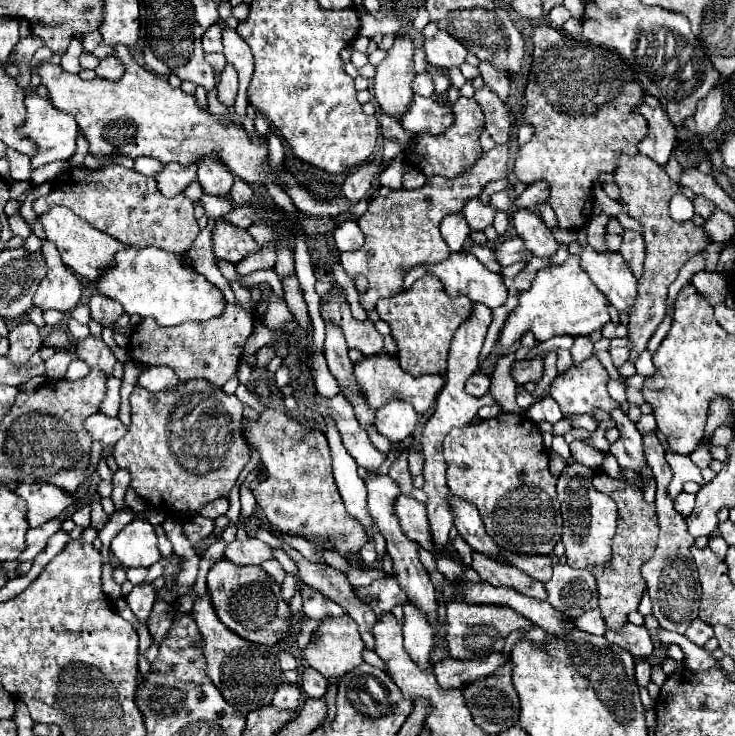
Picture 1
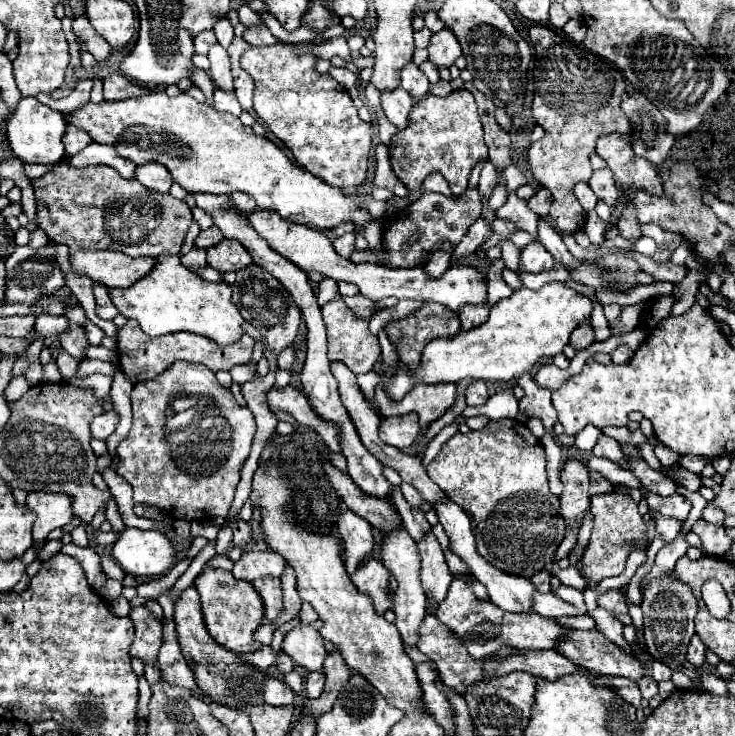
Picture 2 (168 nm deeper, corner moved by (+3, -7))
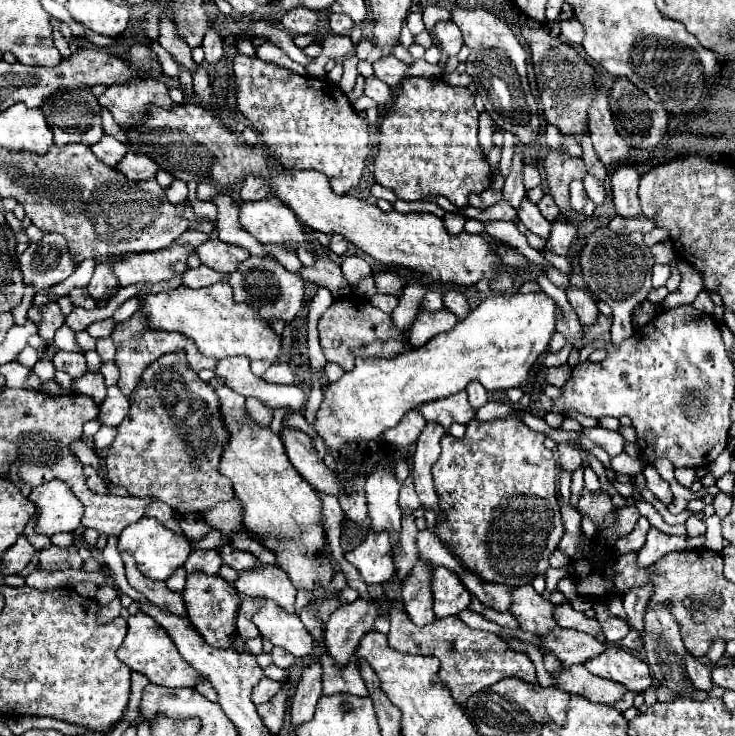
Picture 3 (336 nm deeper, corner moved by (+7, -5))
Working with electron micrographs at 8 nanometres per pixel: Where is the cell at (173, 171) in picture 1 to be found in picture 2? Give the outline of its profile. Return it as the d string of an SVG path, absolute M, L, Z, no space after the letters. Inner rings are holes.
M146 163L146 165L140 165L134 173L134 177L144 185L144 187L150 187L158 193L168 193L170 185L172 185L172 177L170 177L170 171L160 165L160 163Z

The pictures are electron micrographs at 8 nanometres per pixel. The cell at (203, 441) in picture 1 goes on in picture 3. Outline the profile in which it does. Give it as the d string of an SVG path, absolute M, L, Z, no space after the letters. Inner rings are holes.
M170 353L156 359L144 373L130 395L130 409L124 421L116 427L116 437L108 447L106 469L108 479L114 485L122 485L134 497L154 497L168 503L174 511L186 513L204 513L210 507L232 501L234 491L232 483L218 473L220 457L224 445L230 441L230 431L224 425L216 389L202 381L186 363L182 353Z

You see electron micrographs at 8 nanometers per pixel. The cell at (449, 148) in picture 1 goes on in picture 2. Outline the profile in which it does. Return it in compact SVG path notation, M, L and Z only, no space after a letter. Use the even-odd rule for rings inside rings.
M458 89L448 97L426 95L416 101L410 111L410 125L390 139L388 153L392 171L408 191L418 191L430 173L440 173L448 181L452 195L462 195L468 187L468 177L474 165L488 157L474 95L466 89ZM422 113L428 115L422 119Z

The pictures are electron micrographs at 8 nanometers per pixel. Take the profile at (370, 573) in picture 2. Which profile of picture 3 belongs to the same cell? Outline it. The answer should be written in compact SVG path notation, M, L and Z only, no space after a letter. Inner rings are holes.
M370 531L362 545L346 553L346 559L358 569L366 585L386 583L394 575L388 535L374 535Z

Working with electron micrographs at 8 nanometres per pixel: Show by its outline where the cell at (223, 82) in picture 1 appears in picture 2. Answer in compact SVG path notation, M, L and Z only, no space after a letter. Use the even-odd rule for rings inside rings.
M212 45L208 51L208 59L210 59L210 71L208 75L212 77L212 81L216 83L216 87L220 87L222 91L234 91L232 85L232 71L230 71L230 57L226 53L226 49L222 45Z

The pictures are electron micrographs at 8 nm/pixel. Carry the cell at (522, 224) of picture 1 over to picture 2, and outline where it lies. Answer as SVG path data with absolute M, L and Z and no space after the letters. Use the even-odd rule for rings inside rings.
M508 193L508 201L496 211L496 217L500 219L510 219L518 225L518 229L528 231L532 235L532 239L536 241L538 237L538 215L530 211L528 203L524 199L520 199L516 193Z

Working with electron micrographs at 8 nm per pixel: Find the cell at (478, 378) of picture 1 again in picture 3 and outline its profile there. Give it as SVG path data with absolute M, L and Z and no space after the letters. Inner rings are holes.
M472 381L472 383L466 387L466 393L468 393L468 401L470 401L470 405L472 405L474 409L486 405L486 401L488 401L488 393L486 393L486 389L484 389L478 381Z

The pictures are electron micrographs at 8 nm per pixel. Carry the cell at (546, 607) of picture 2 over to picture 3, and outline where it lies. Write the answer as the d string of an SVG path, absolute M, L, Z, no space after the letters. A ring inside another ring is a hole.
M560 603L556 605L554 609L554 619L560 627L570 627L570 629L578 629L578 631L584 631L584 633L590 633L590 635L598 635L602 633L602 627L596 619L588 619L584 613L578 613L570 607L570 603Z

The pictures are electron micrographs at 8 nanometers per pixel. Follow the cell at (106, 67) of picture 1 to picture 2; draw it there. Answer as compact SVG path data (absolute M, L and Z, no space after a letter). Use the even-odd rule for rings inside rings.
M114 73L104 79L104 99L106 101L122 101L130 97L138 97L142 93L148 93L148 87L136 85L130 79L126 79L122 73Z

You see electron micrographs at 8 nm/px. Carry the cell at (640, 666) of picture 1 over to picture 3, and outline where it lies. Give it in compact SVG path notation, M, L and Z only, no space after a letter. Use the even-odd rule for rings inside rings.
M584 665L562 667L560 671L552 673L552 679L554 679L554 687L574 695L582 695L594 703L614 705L622 701L626 693L626 687L604 677L594 677Z

